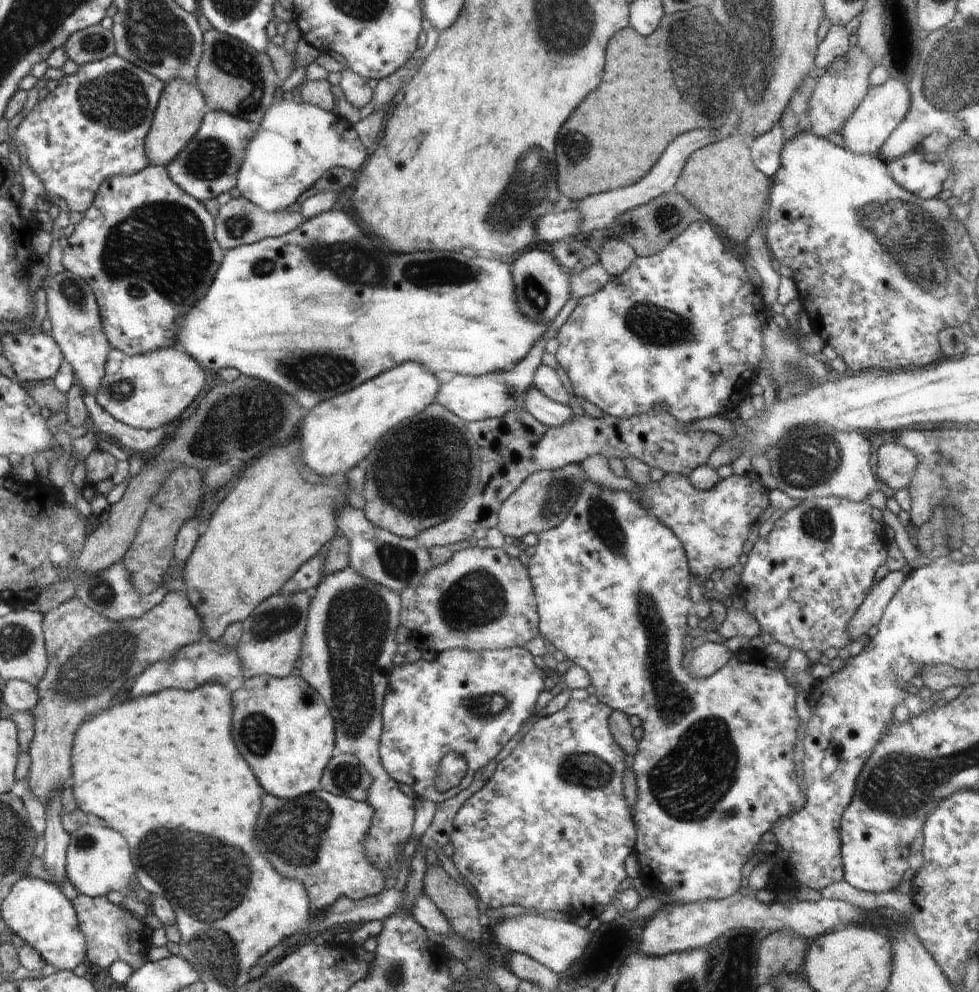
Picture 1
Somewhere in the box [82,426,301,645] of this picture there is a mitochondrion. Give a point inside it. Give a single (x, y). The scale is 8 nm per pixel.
(98, 587)

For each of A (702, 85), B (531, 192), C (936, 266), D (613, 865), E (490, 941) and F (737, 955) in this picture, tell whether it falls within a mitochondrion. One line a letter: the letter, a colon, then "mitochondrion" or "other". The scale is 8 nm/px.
A: mitochondrion
B: mitochondrion
C: mitochondrion
D: other
E: other
F: mitochondrion

